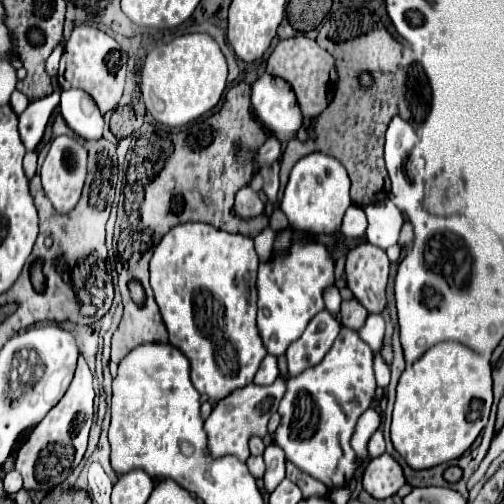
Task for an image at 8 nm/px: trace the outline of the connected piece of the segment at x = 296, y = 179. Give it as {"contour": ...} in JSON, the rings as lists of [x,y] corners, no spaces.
{"contour":[[[304,156],[290,172],[280,208],[290,220],[290,228],[306,234],[338,234],[346,208],[350,206],[350,178],[346,168],[332,156]]]}

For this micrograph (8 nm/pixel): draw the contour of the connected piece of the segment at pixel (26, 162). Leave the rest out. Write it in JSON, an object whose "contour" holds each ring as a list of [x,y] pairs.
{"contour":[[[36,151],[27,152],[23,158],[23,168],[26,177],[30,180],[34,177],[38,168],[38,154]]]}

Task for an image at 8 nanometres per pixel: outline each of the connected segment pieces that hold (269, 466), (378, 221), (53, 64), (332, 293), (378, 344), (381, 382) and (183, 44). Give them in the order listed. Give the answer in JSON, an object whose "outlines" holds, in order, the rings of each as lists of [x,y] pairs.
{"outlines":[[[[272,442],[264,450],[264,462],[266,462],[264,490],[272,492],[278,486],[278,482],[282,482],[282,478],[286,474],[286,456],[284,456],[284,450],[276,442]]],[[[380,202],[380,204],[370,204],[364,208],[366,218],[368,218],[368,228],[366,228],[366,240],[378,248],[388,248],[398,242],[400,228],[404,224],[402,212],[390,202]]],[[[62,44],[56,46],[54,52],[50,54],[48,62],[46,62],[46,68],[48,68],[48,74],[50,74],[50,76],[56,76],[56,72],[58,72],[58,60],[60,60],[60,56],[62,56],[62,50],[64,50]]],[[[332,286],[332,288],[326,290],[324,302],[326,302],[326,310],[330,310],[330,314],[336,316],[338,310],[340,310],[340,292],[338,292],[336,286]]],[[[370,314],[368,320],[366,320],[366,324],[358,330],[360,338],[372,348],[374,354],[380,354],[380,350],[382,350],[384,328],[386,328],[386,322],[384,322],[382,314]]],[[[378,359],[379,363],[374,363],[374,374],[378,387],[386,388],[390,383],[391,372],[389,366],[383,359]]],[[[184,34],[168,44],[154,48],[142,68],[142,100],[156,122],[166,126],[184,126],[210,112],[222,98],[228,78],[228,64],[210,34]]]]}

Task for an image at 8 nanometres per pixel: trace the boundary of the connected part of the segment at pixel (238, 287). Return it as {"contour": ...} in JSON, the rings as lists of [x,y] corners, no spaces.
{"contour":[[[204,222],[174,226],[156,246],[150,260],[150,286],[166,322],[170,342],[190,358],[192,382],[200,394],[210,398],[210,402],[216,402],[230,394],[230,390],[254,380],[262,358],[268,354],[256,328],[257,270],[258,254],[252,238],[222,232]]]}

